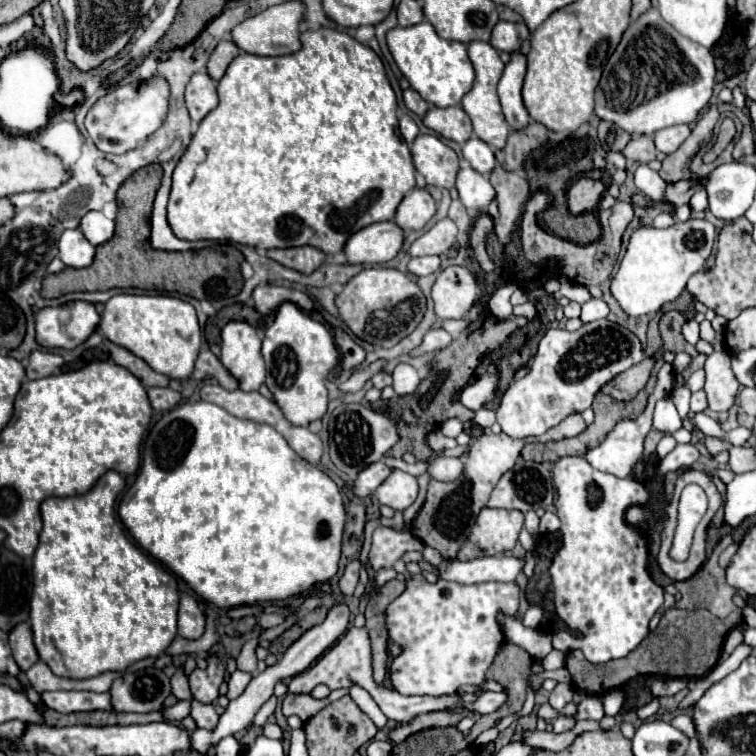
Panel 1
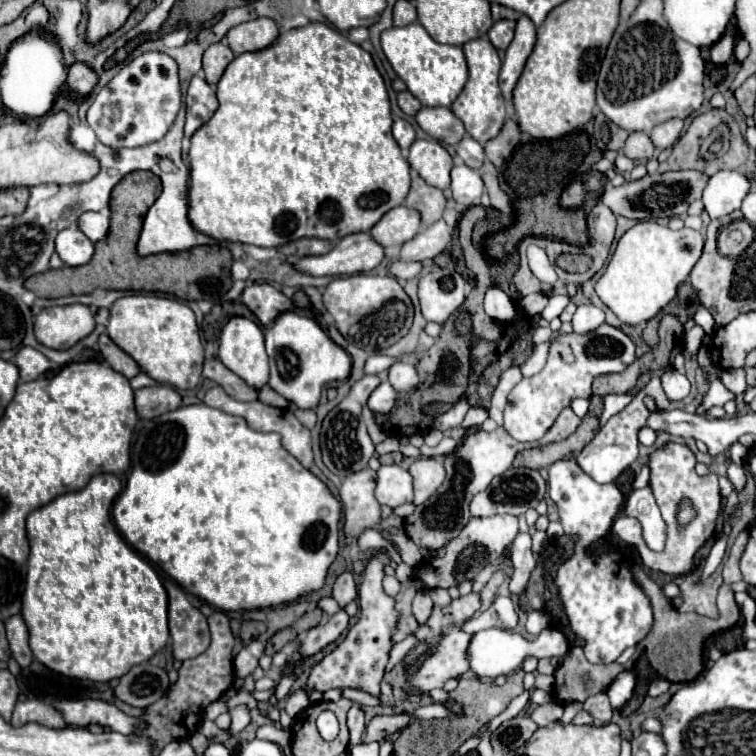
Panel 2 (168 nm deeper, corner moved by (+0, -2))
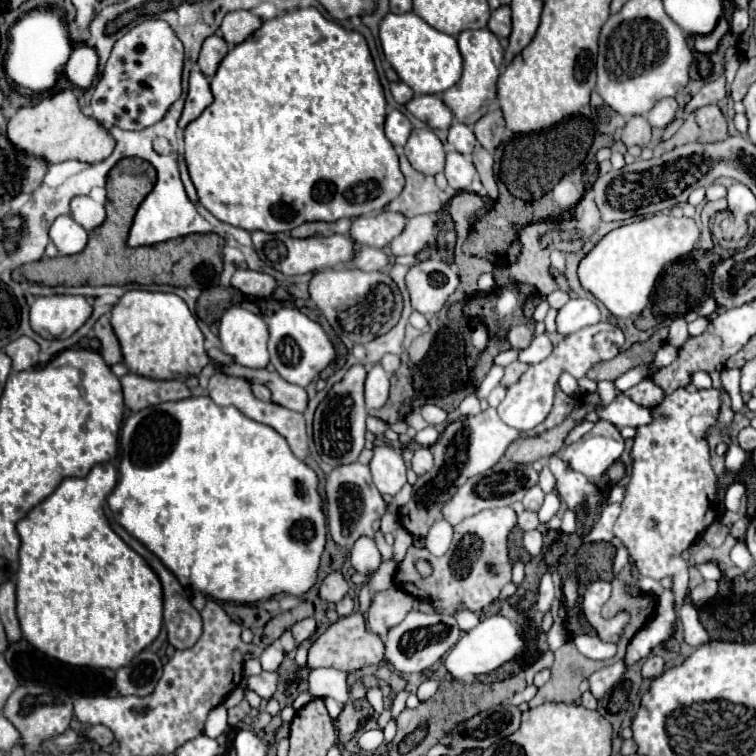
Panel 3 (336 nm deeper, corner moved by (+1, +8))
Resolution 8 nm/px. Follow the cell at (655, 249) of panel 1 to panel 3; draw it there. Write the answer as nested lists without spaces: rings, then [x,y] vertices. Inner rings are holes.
[[[654,214],[650,218],[642,218],[638,222],[632,224],[624,224],[612,232],[608,232],[598,244],[596,248],[580,262],[578,266],[578,278],[582,282],[582,286],[592,292],[616,318],[630,318],[630,316],[638,316],[650,302],[650,294],[656,286],[658,276],[662,274],[662,270],[676,262],[678,258],[688,256],[698,242],[700,230],[698,224],[692,218],[672,218],[668,214]]]

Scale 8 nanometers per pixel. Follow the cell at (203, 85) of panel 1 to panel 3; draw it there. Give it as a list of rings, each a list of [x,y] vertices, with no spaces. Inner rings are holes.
[[[194,66],[192,72],[190,72],[190,88],[188,88],[188,96],[186,96],[186,106],[184,106],[184,112],[182,112],[182,118],[180,118],[178,126],[184,130],[212,102],[214,102],[214,96],[212,96],[210,84],[208,84],[206,76],[200,72],[200,68]]]

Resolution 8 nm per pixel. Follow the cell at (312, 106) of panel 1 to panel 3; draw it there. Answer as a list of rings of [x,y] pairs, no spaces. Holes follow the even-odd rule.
[[[298,8],[290,14],[266,20],[260,26],[260,30],[256,30],[246,42],[234,46],[224,56],[224,60],[218,66],[218,72],[210,82],[210,88],[214,94],[214,102],[184,130],[184,144],[186,144],[184,156],[200,204],[218,220],[236,228],[244,228],[248,232],[262,230],[268,234],[278,234],[278,232],[290,232],[292,228],[304,222],[336,222],[340,218],[358,218],[364,214],[380,212],[388,202],[392,202],[402,192],[404,174],[400,172],[398,154],[392,142],[384,134],[386,98],[368,44],[362,34],[344,30],[336,22],[324,18],[316,8]]]

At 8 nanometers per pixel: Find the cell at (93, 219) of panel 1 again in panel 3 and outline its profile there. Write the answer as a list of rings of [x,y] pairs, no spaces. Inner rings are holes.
[[[78,196],[78,198],[74,198],[72,204],[70,204],[70,208],[72,208],[72,218],[80,226],[84,226],[88,232],[94,230],[94,228],[98,228],[104,222],[104,218],[106,218],[104,206],[98,204],[98,202],[94,202],[90,196]]]

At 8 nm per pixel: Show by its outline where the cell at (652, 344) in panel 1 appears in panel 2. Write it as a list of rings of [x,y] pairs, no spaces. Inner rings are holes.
[[[657,314],[655,318],[651,318],[649,322],[647,322],[647,326],[645,326],[645,330],[643,330],[643,340],[651,346],[651,348],[655,348],[657,344],[659,344],[659,336],[657,336],[657,328],[659,328],[659,320],[661,320],[661,314]]]

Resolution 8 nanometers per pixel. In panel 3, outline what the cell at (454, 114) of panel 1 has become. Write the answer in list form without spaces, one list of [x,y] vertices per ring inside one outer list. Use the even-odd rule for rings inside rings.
[[[414,96],[406,108],[422,122],[426,122],[434,130],[448,130],[452,126],[454,114],[452,110],[442,102],[440,96]]]

